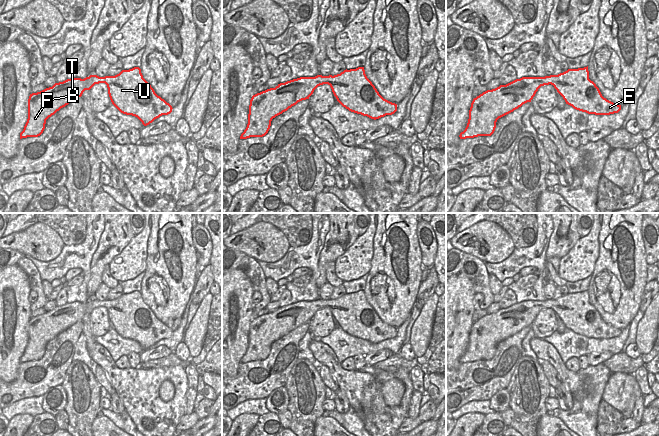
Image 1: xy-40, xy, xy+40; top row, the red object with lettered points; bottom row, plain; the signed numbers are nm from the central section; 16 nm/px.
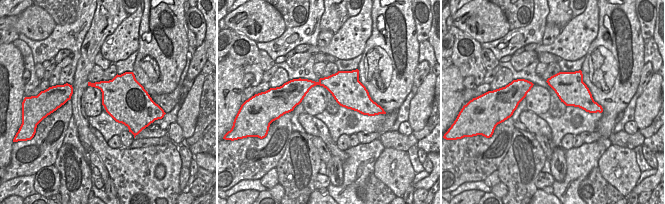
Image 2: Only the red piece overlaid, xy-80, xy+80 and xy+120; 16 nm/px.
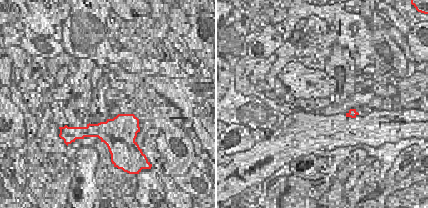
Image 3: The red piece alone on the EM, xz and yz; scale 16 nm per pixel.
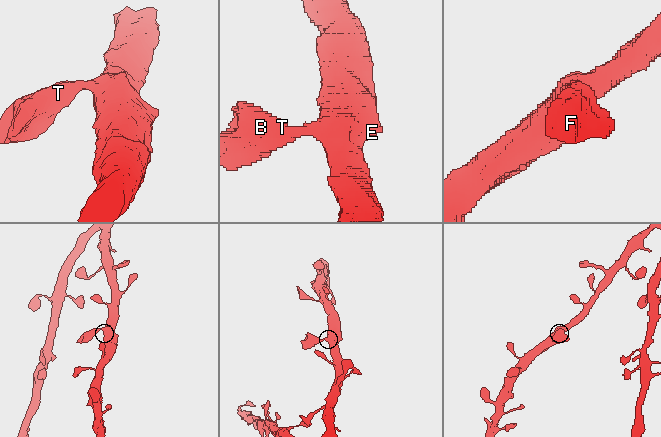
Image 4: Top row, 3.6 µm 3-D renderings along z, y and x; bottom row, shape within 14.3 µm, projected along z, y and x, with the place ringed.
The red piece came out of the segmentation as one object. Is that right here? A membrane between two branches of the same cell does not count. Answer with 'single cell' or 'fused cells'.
single cell

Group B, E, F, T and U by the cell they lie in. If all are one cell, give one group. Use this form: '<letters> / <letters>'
B E F T U

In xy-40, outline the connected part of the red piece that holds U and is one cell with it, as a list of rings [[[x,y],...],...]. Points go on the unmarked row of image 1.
[[[134,291],[115,300],[90,299],[84,303],[67,303],[30,318],[28,343],[20,363],[40,360],[49,341],[99,307],[107,309],[110,324],[121,337],[137,341],[144,350],[172,336],[172,330],[158,320],[143,302],[141,293]]]

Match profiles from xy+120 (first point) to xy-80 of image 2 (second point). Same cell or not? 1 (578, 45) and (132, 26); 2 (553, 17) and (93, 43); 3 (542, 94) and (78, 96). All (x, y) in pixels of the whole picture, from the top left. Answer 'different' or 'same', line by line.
1: same
2: same
3: different

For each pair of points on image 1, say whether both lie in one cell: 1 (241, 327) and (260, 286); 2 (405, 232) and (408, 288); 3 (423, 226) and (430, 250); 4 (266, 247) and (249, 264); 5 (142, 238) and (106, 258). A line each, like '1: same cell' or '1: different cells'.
1: different cells
2: same cell
3: same cell
4: different cells
5: different cells

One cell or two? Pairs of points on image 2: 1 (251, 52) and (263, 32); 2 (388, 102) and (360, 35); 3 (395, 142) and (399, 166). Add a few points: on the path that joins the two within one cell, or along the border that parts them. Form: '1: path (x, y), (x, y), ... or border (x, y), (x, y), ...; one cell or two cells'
1: border (234, 31), (238, 31), (256, 42); two cells
2: border (372, 23), (372, 32), (362, 54); two cells
3: border (385, 147), (406, 152); two cells

